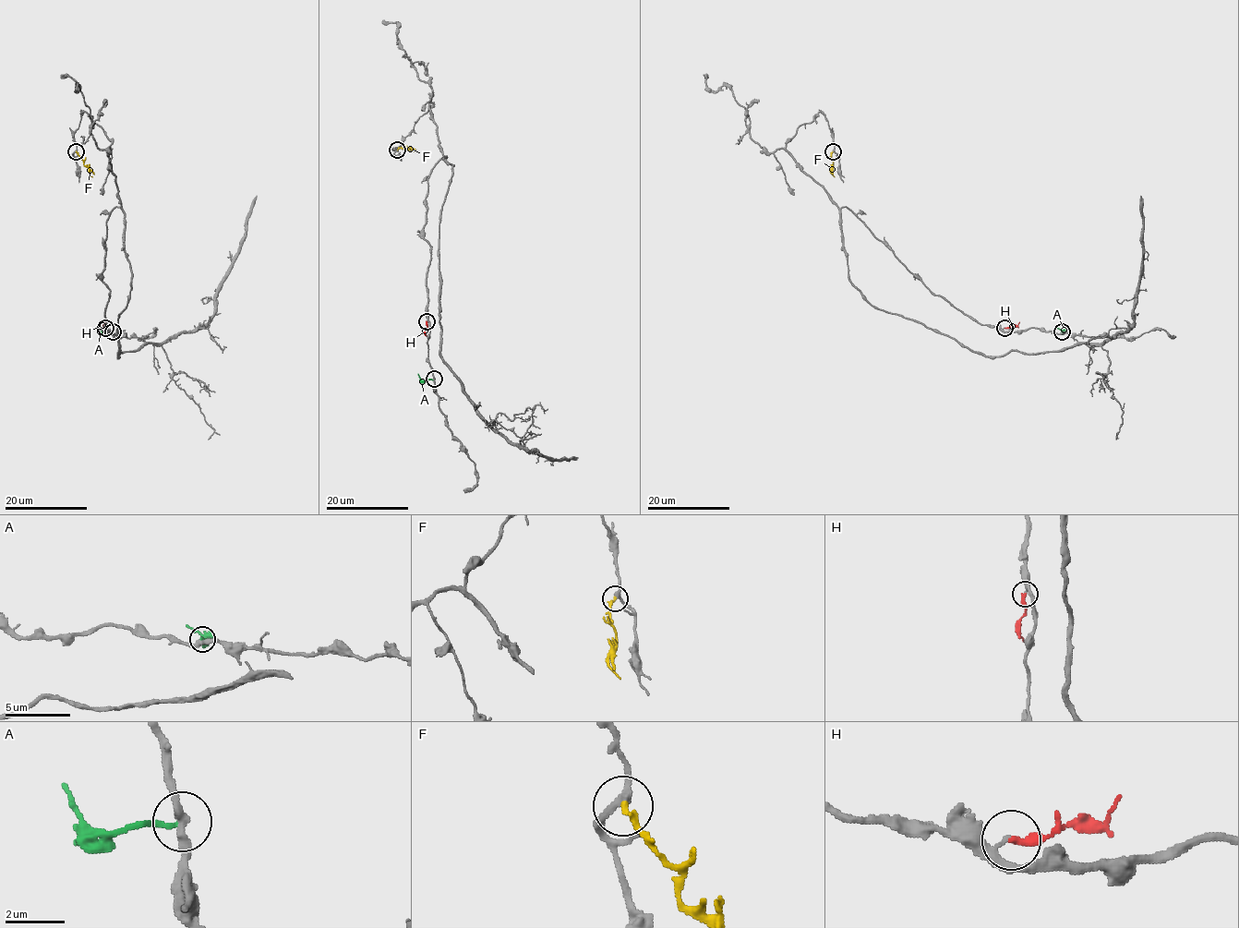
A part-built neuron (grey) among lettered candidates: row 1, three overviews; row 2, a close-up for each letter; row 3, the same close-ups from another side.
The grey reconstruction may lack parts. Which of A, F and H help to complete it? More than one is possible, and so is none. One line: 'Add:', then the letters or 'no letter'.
Add: no letter

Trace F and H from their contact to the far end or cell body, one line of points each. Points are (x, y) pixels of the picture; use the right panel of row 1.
F: (833, 151), (831, 174), (834, 176)
H: (1004, 328), (1016, 325), (1019, 321)

